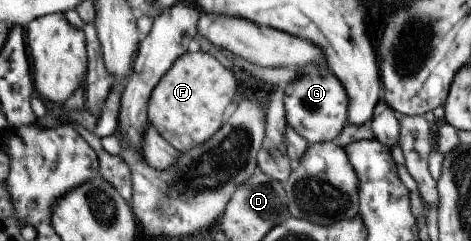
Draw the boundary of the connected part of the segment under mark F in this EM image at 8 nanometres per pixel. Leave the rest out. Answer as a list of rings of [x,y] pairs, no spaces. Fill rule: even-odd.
[[[193,48],[175,61],[153,90],[148,119],[165,140],[184,154],[219,132],[224,125],[225,108],[233,102],[237,92],[238,82],[233,70],[227,70],[215,56]]]

